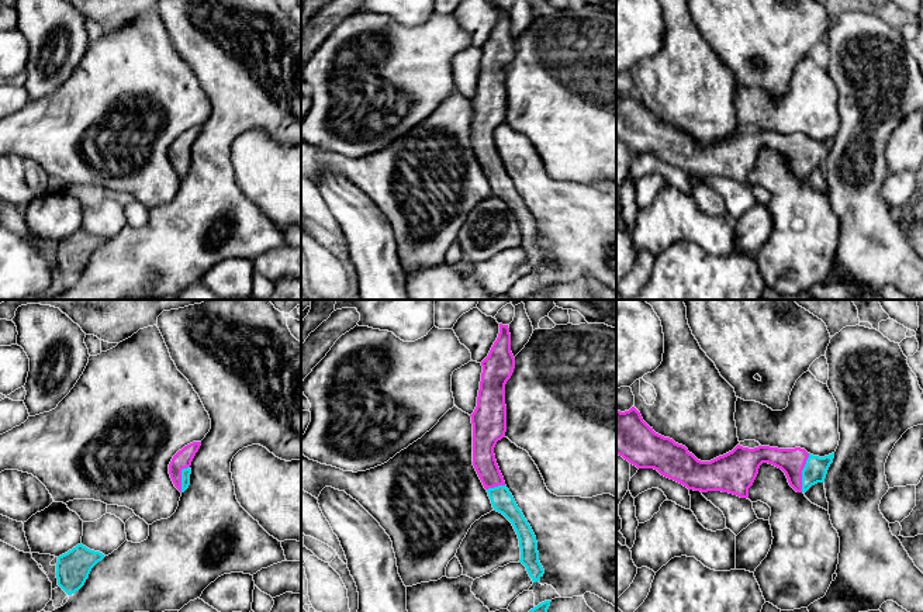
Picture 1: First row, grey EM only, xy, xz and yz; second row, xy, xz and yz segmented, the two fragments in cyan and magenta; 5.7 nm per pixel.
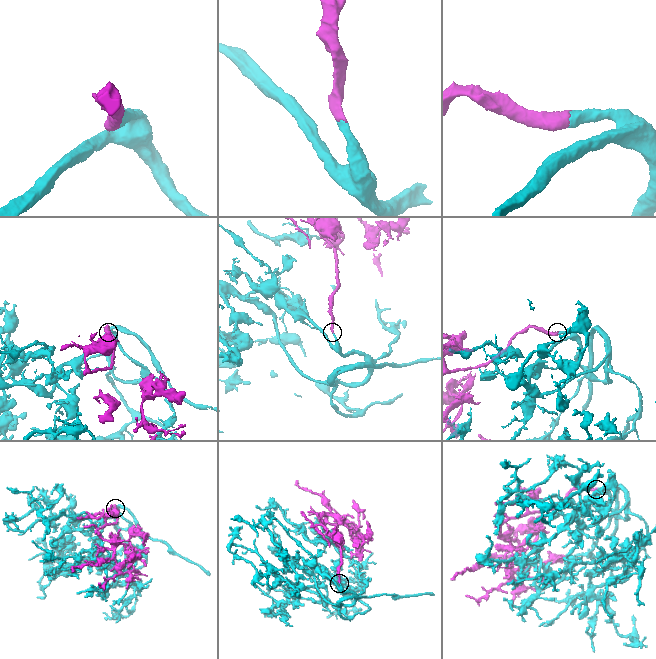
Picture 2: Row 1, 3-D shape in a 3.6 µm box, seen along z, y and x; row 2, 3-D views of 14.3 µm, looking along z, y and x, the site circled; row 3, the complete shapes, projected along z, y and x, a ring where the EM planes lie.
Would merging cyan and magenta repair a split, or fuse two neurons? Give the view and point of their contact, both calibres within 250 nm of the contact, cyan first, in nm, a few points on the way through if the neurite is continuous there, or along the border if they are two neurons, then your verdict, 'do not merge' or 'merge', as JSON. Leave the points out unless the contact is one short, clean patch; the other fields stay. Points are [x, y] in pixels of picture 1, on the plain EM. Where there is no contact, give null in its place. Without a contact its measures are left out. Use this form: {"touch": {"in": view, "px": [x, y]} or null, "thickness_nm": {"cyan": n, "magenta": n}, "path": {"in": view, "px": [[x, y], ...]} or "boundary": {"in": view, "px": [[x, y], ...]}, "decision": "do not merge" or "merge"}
{"touch": {"in": "yz", "px": [802, 158]}, "thickness_nm": {"cyan": 140, "magenta": 150}, "path": {"in": "yz", "px": [[815, 155], [802, 158], [791, 147]]}, "decision": "merge"}

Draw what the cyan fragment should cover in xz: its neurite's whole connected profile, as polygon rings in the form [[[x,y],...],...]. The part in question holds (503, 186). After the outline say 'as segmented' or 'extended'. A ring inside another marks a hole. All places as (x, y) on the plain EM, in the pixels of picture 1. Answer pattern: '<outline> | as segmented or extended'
[[[499,8],[499,18],[488,41],[481,46],[483,58],[473,108],[473,151],[488,177],[494,196],[514,211],[521,232],[521,245],[533,267],[545,255],[539,246],[536,221],[518,193],[495,145],[494,132],[507,117],[505,69],[515,53],[508,10]]] | extended

